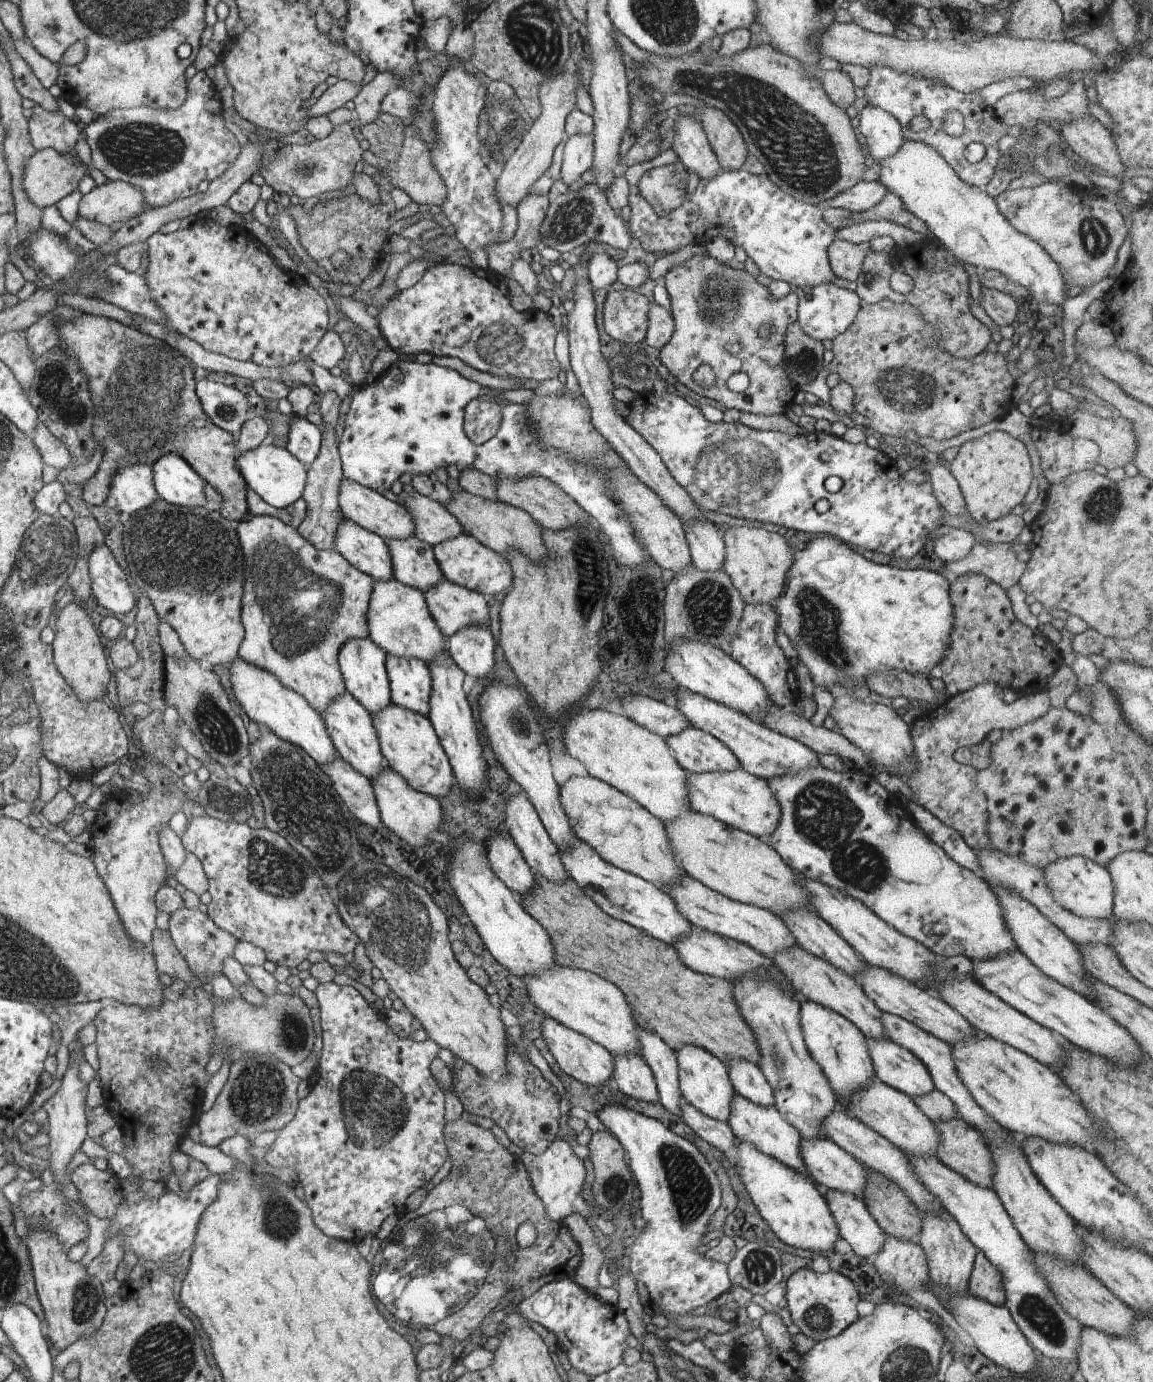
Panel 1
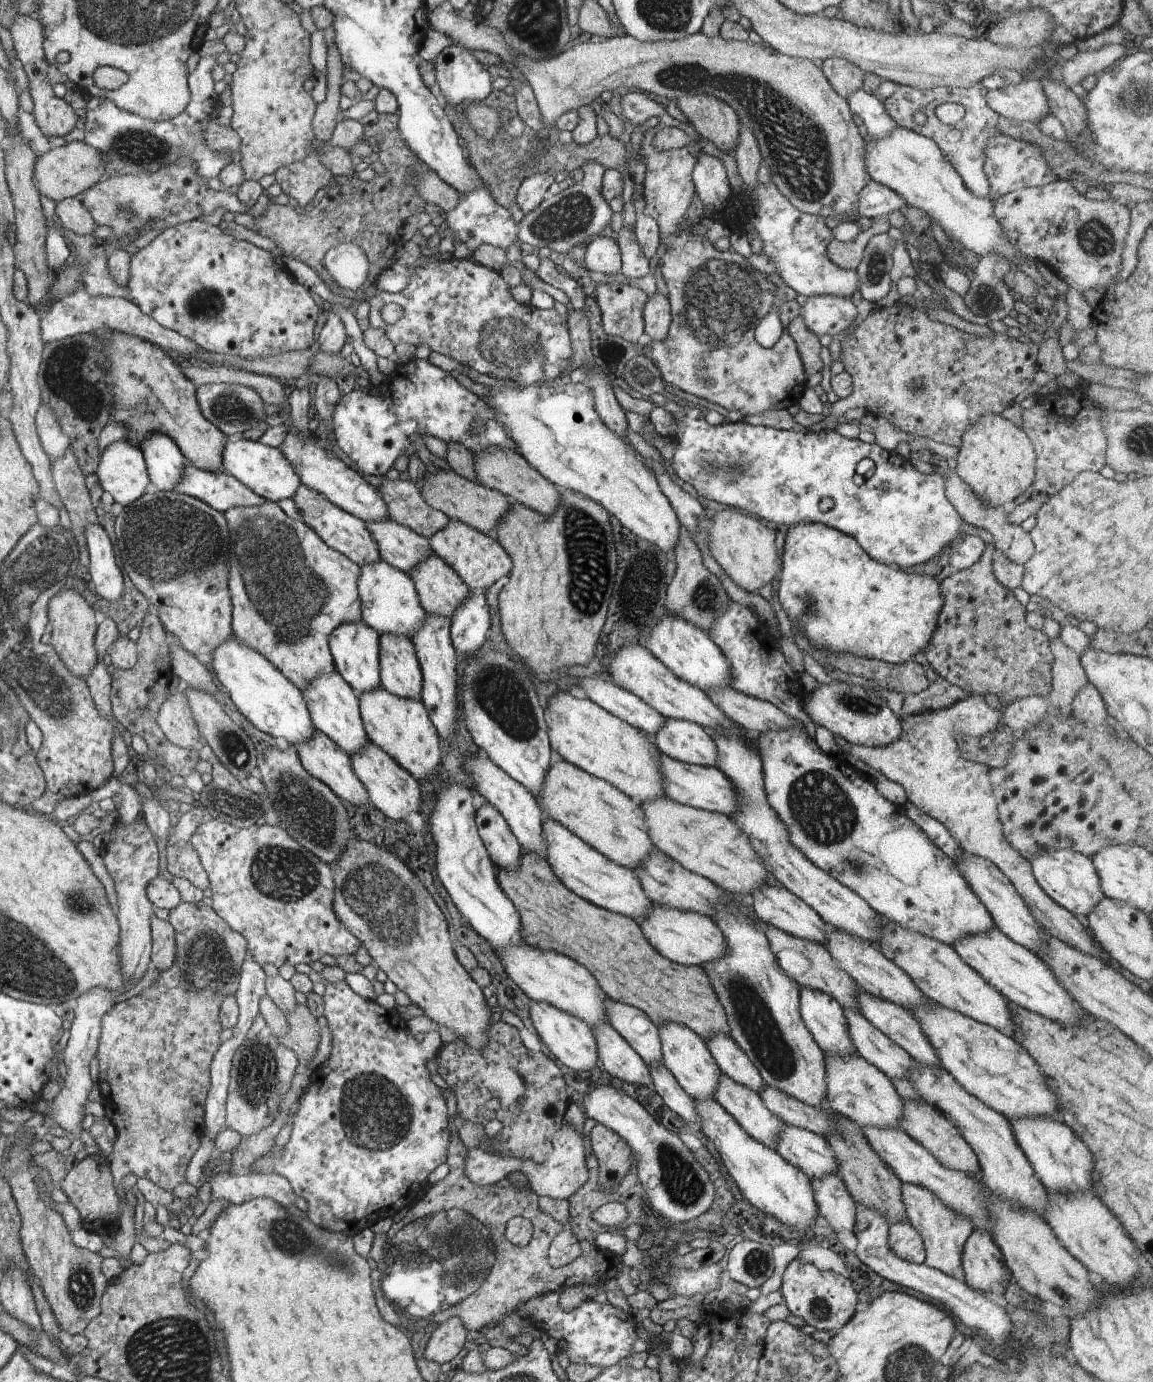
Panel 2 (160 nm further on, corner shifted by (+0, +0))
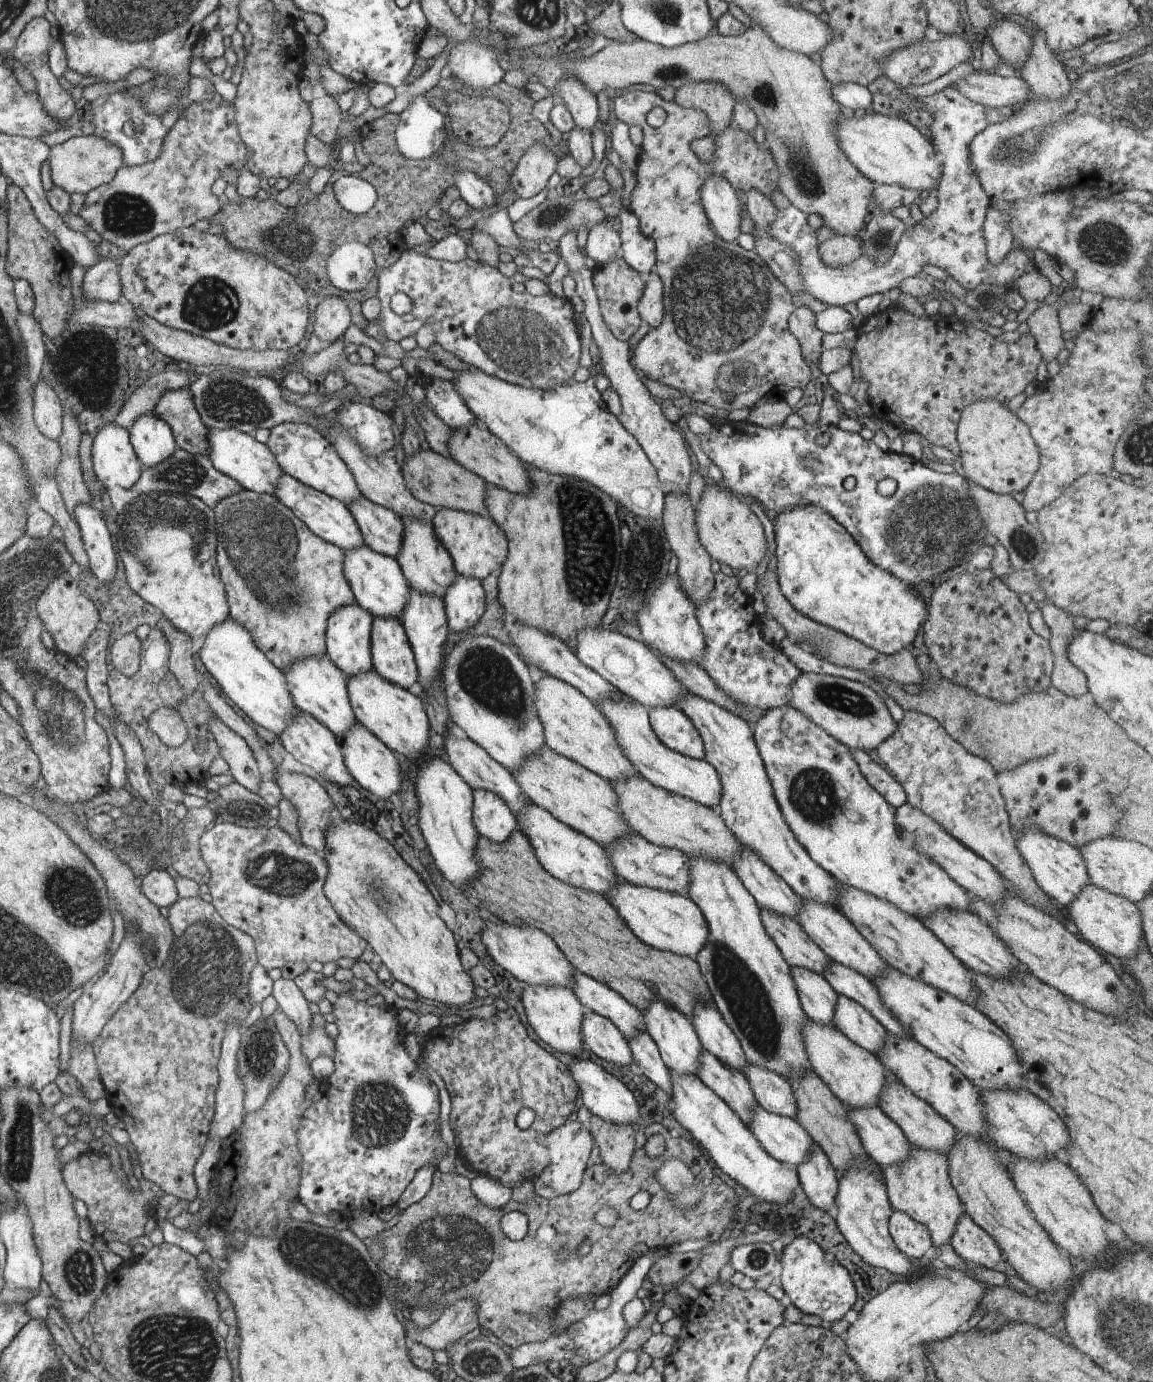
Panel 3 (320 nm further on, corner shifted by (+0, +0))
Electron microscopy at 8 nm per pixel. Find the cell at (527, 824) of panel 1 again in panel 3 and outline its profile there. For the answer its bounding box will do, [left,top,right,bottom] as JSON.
[443,730,530,816]

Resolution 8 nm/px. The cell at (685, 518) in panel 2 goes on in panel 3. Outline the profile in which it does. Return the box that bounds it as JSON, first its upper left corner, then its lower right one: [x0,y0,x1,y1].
[555,230,693,494]

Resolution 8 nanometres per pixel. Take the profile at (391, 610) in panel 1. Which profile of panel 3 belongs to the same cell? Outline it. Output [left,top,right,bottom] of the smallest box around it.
[344,544,410,617]

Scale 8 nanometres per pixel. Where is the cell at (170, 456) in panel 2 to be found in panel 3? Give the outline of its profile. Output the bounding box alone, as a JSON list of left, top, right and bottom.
[129,412,177,467]

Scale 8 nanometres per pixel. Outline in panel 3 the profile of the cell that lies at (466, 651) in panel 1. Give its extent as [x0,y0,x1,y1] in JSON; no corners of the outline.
[443,575,486,632]

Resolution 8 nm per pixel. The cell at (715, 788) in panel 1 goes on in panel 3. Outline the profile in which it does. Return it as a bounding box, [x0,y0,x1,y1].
[596,695,723,808]

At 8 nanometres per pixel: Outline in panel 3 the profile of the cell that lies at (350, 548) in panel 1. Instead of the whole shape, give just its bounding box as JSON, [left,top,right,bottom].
[273,473,365,551]

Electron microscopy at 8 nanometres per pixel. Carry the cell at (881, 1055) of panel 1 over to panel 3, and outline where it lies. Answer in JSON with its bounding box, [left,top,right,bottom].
[833,995,886,1056]

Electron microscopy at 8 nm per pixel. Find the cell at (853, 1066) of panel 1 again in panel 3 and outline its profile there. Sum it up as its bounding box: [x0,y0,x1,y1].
[791,967,839,1027]

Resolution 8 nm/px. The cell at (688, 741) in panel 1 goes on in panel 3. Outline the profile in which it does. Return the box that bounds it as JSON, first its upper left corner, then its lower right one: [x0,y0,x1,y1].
[648,707,704,758]

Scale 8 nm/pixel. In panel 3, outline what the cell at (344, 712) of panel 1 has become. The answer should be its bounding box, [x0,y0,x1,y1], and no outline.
[283,654,358,739]

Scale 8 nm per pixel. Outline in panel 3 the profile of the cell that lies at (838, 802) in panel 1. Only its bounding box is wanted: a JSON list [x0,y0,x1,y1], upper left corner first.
[753,705,971,920]

